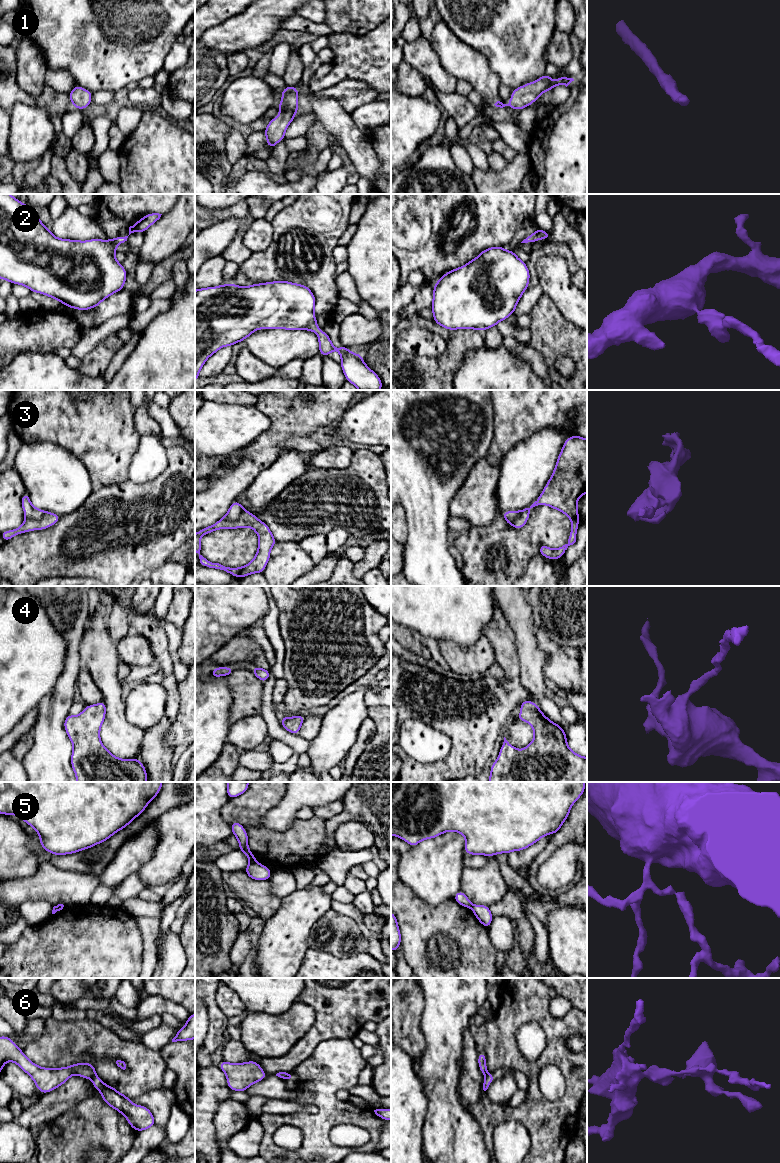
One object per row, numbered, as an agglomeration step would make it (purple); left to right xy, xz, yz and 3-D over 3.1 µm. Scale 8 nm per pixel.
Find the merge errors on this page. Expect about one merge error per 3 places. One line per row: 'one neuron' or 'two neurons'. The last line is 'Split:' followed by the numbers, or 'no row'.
1: one neuron
2: one neuron
3: two neurons
4: one neuron
5: two neurons
6: two neurons
Split: 3, 5, 6

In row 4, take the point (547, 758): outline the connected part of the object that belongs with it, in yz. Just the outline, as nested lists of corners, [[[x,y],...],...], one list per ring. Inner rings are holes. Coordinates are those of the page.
[[[531,700],[522,701],[520,709],[516,719],[532,726],[534,739],[520,750],[504,737],[499,756],[490,767],[489,782],[587,782],[587,757],[574,753],[568,747],[563,728],[548,719]]]

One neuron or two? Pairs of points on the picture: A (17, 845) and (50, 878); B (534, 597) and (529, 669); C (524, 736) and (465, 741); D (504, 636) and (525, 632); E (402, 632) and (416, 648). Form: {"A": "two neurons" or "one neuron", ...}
{"A": "two neurons", "B": "two neurons", "C": "two neurons", "D": "two neurons", "E": "one neuron"}

